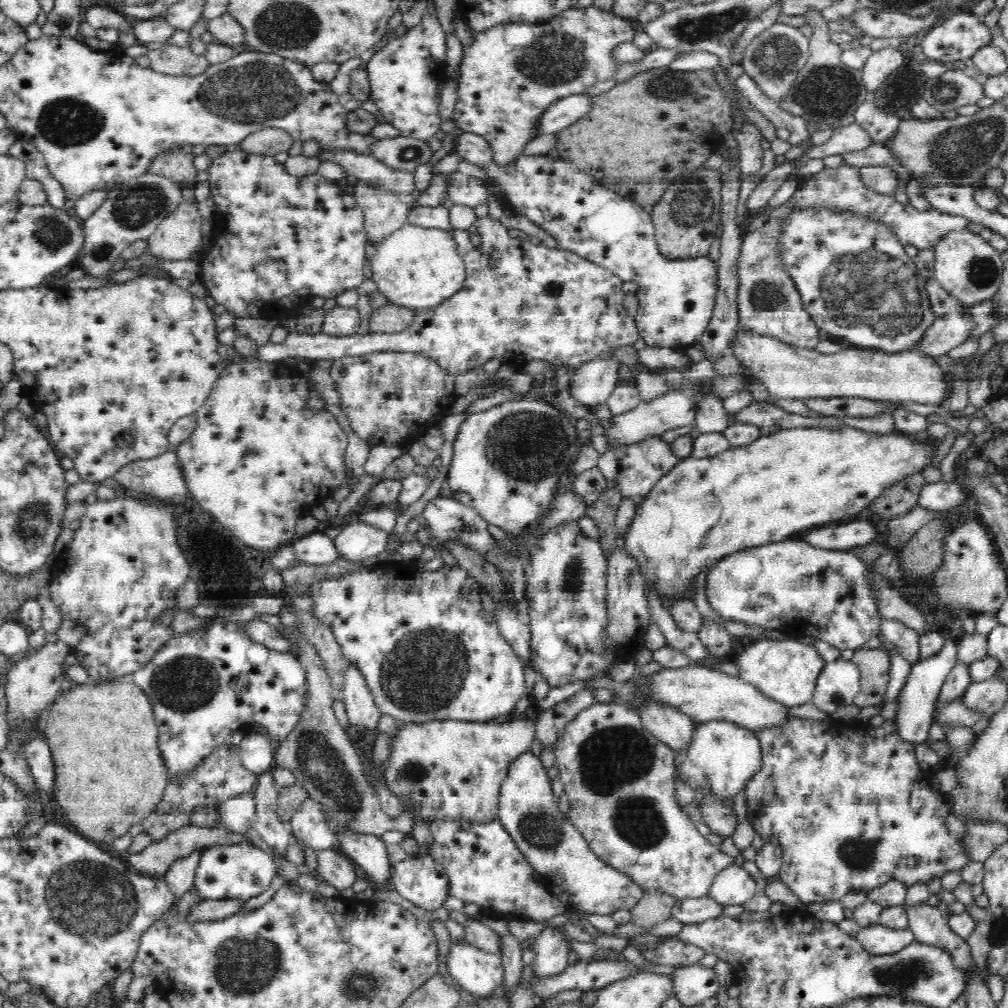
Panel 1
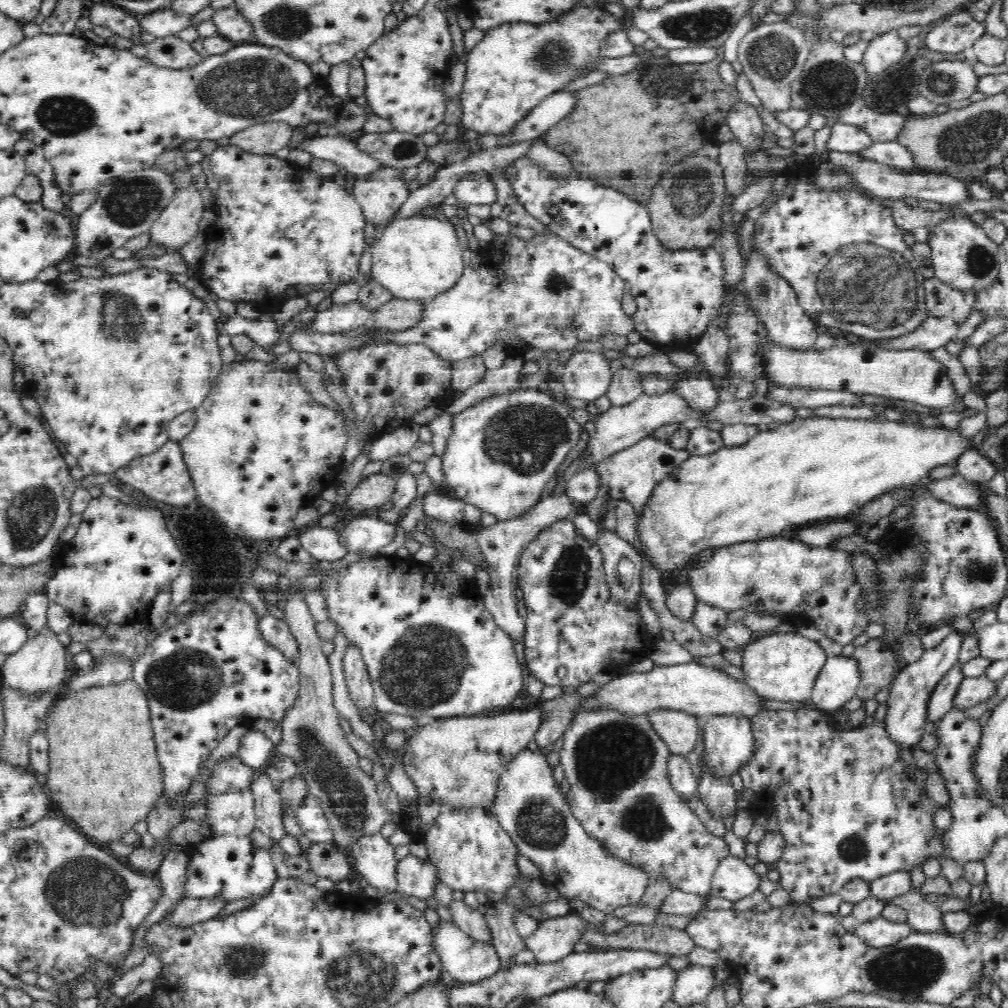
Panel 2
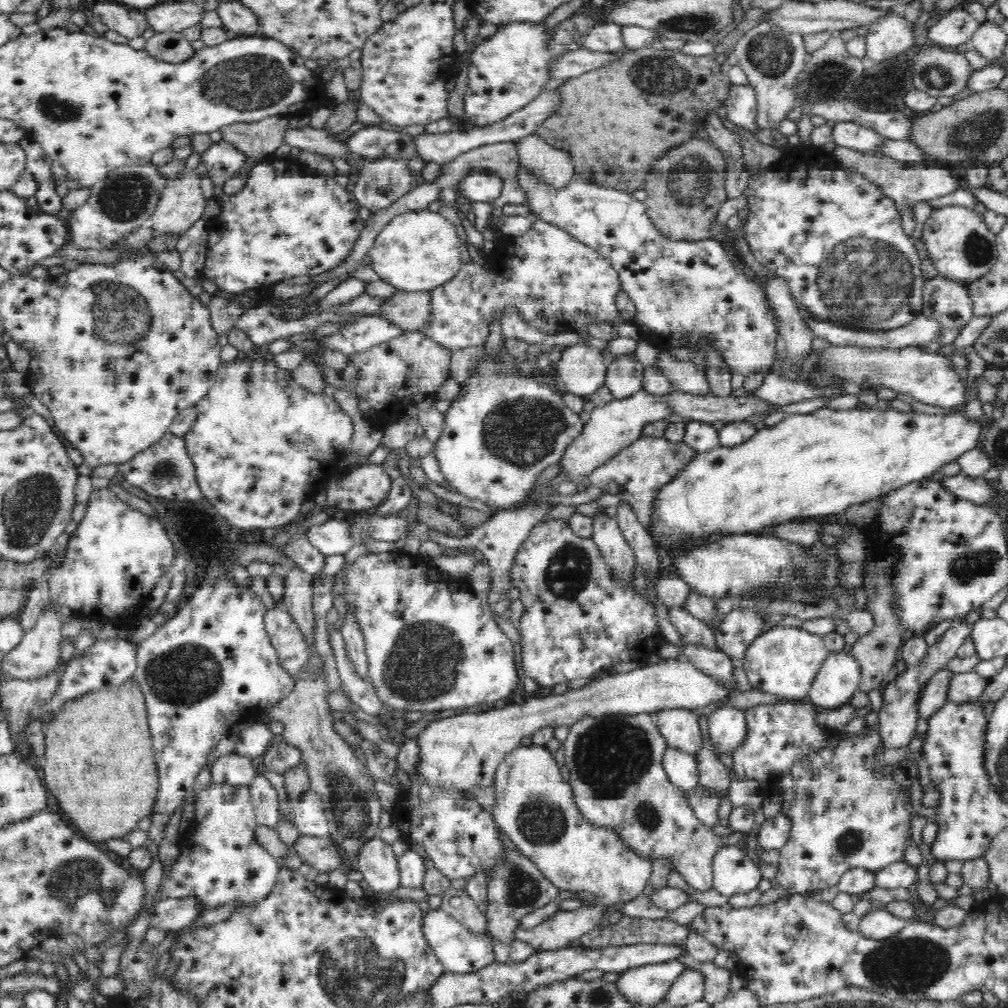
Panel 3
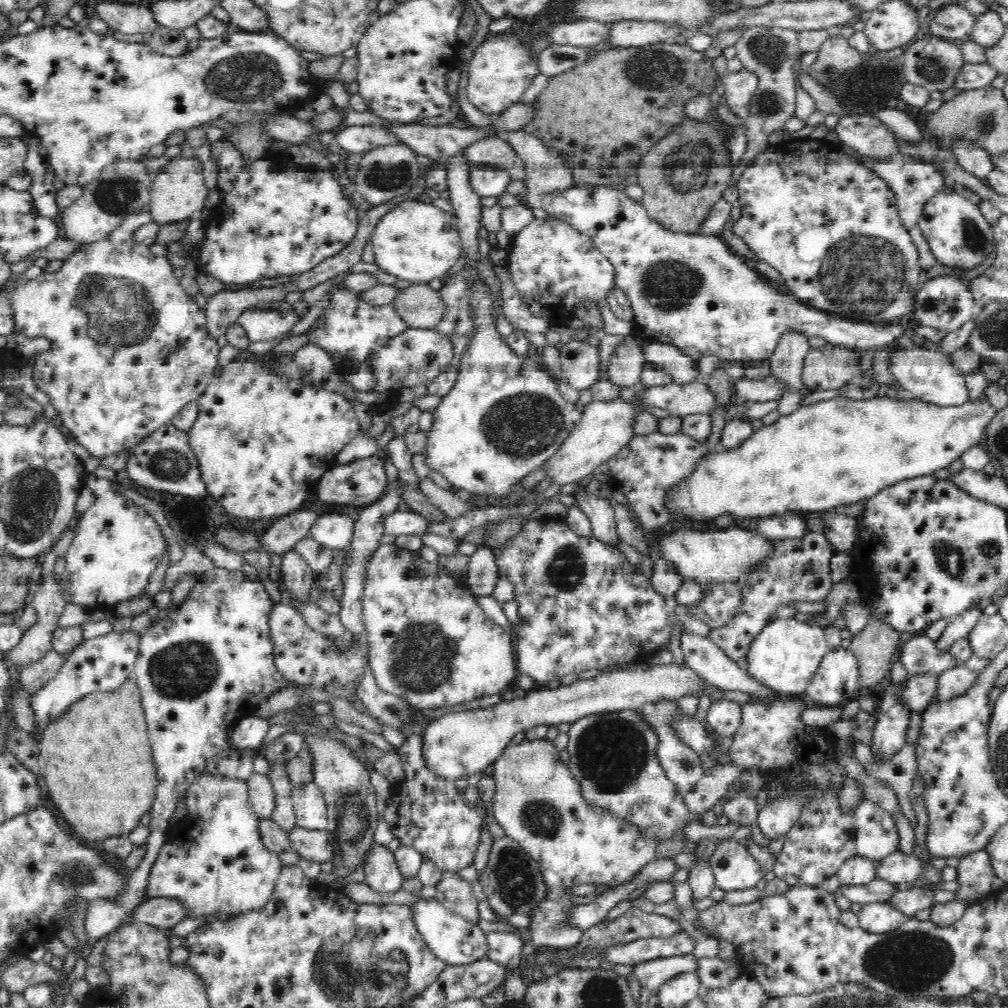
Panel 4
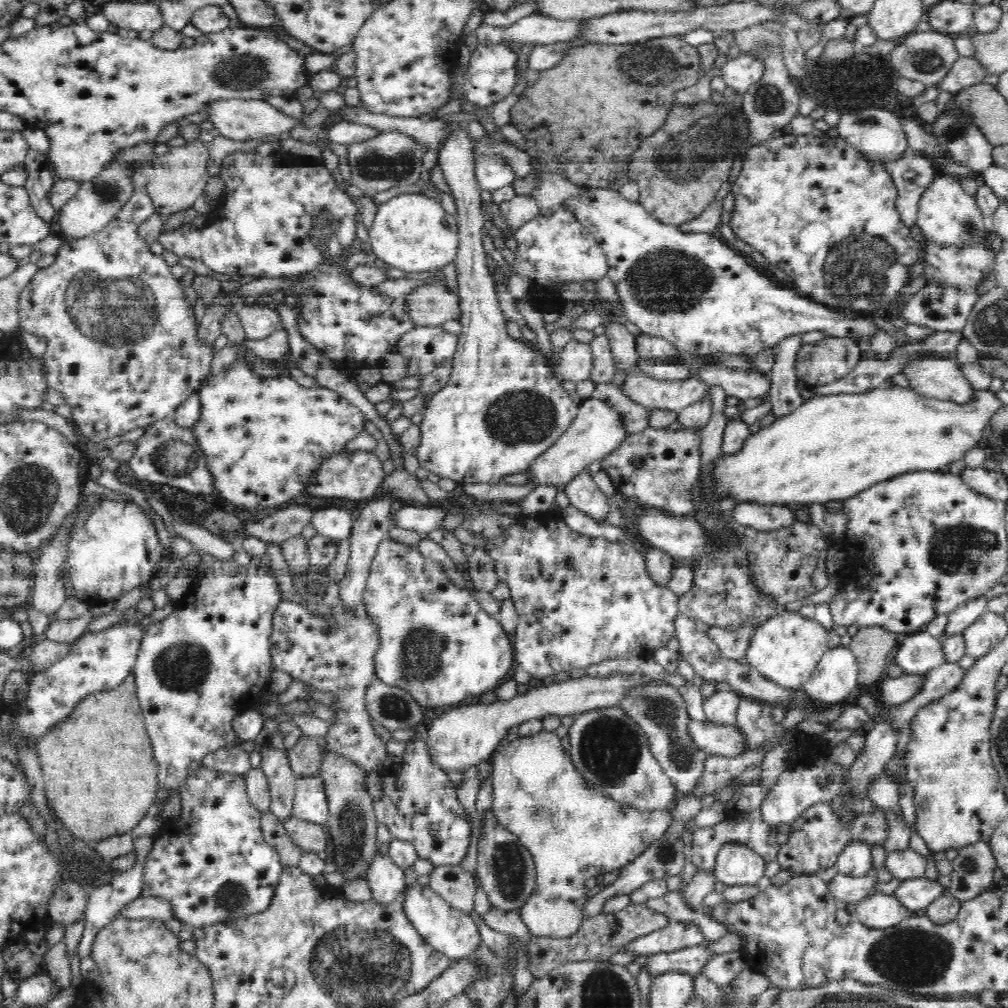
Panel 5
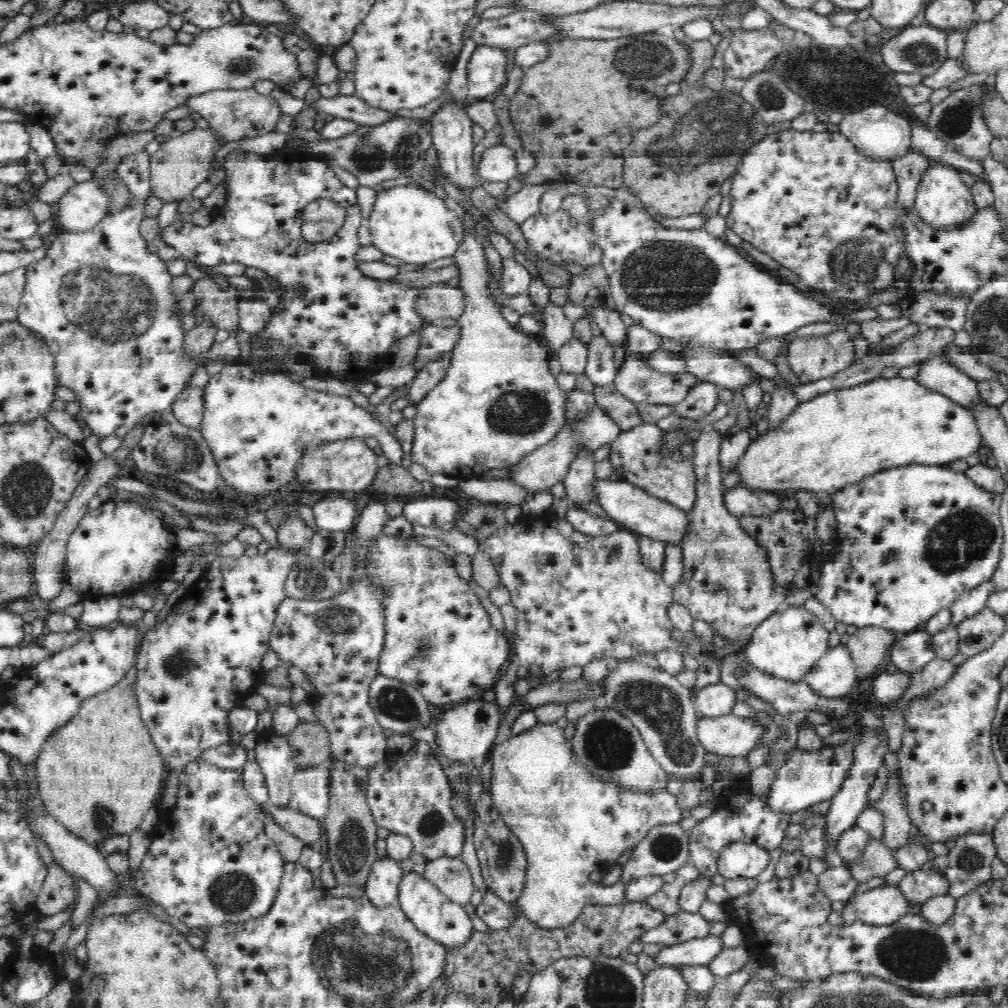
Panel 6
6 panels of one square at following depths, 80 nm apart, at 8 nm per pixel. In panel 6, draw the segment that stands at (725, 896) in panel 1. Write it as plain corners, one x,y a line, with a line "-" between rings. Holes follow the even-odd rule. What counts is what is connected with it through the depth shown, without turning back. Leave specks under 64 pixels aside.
742,841
726,845
718,856
717,873
728,878
753,878
770,864
770,853

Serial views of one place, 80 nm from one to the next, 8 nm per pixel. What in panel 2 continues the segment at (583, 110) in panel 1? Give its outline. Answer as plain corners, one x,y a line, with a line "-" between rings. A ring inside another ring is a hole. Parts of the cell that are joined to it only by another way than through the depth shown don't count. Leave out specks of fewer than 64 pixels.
556,94
556,98
548,98
524,126
520,126
520,142
534,141
546,134
552,126
560,124
570,111
575,107
576,101
573,94

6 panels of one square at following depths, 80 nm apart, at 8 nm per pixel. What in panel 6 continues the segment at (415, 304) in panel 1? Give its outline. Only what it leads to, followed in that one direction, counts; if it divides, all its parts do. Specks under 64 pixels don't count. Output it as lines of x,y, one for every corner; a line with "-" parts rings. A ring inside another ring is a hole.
420,181
415,186
394,186
378,192
364,225
374,238
371,244
378,246
386,256
398,256
406,264
419,266
436,258
454,256
467,230
463,217
448,209
444,199
430,192

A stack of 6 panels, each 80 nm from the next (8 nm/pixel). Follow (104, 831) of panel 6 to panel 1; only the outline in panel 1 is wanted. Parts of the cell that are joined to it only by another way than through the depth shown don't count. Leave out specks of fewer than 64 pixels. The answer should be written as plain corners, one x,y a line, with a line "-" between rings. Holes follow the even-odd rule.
125,679
70,686
48,709
50,714
44,728
56,768
53,805
65,813
63,821
87,839
99,845
115,844
134,824
140,824
152,813
169,784
170,776
159,748
154,707
139,686

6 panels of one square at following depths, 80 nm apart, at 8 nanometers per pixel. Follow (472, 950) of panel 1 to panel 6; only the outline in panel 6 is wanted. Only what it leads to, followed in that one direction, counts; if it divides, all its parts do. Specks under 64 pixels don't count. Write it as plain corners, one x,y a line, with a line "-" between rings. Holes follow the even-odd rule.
415,871
404,874
396,901
408,917
408,920
412,921
412,924
416,925
420,932
428,936
429,940
436,941
436,944
447,948
449,952
464,948
470,942
472,934
474,934
474,923
471,916
464,911
464,906
450,901
424,875
420,876

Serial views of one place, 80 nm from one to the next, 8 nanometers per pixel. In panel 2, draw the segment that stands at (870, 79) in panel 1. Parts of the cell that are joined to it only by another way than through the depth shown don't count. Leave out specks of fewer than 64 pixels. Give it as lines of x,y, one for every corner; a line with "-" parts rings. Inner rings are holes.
898,29
874,35
867,43
862,64
866,67
868,77
875,77
896,62
900,62
907,49
906,42
898,35

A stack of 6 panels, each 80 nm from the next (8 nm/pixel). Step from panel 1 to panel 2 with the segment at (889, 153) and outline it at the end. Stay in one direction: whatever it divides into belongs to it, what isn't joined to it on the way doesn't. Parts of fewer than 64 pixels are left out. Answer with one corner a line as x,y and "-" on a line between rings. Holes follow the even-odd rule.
897,140
886,142
873,142
866,149
860,150
856,154
861,154
865,160
880,162
888,166
894,166
900,173
912,173
916,170
912,155
898,145

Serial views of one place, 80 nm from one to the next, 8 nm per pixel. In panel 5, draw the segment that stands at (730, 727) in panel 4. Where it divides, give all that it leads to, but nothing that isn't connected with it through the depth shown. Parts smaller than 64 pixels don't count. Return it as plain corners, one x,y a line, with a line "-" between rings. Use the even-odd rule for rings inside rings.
732,689
714,691
711,696
703,699
705,718
716,725
734,725
741,698
741,695

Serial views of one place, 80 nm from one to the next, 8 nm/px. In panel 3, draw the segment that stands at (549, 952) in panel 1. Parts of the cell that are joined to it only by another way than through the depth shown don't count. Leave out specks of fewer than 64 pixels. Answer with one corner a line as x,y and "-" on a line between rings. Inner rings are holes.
604,905
582,907
573,911
556,911
531,929
518,927
514,937
534,947
535,952
566,948
583,934
598,927
606,914

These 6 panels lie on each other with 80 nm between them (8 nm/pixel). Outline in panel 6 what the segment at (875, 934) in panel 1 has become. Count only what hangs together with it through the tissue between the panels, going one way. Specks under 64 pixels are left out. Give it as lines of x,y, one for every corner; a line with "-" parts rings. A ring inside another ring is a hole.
892,884
860,892
848,901
854,907
858,920
876,926
892,925
911,909
902,891

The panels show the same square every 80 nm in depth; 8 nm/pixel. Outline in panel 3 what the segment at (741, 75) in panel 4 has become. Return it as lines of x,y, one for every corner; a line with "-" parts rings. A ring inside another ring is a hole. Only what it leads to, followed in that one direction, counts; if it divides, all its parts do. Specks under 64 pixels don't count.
731,84
730,97
725,106
727,118
737,127
750,131
754,136
760,129
756,125
757,100
754,85

